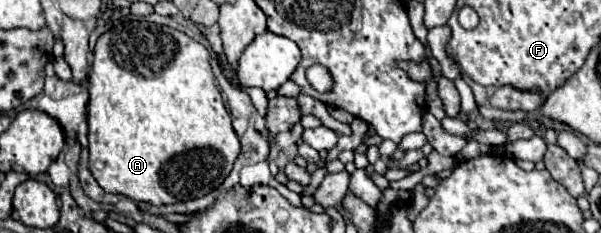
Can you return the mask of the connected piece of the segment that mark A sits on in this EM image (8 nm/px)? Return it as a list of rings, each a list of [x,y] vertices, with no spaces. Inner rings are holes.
[[[121,20],[99,36],[89,72],[89,170],[111,194],[165,206],[209,194],[227,178],[241,152],[203,44],[169,26]]]

